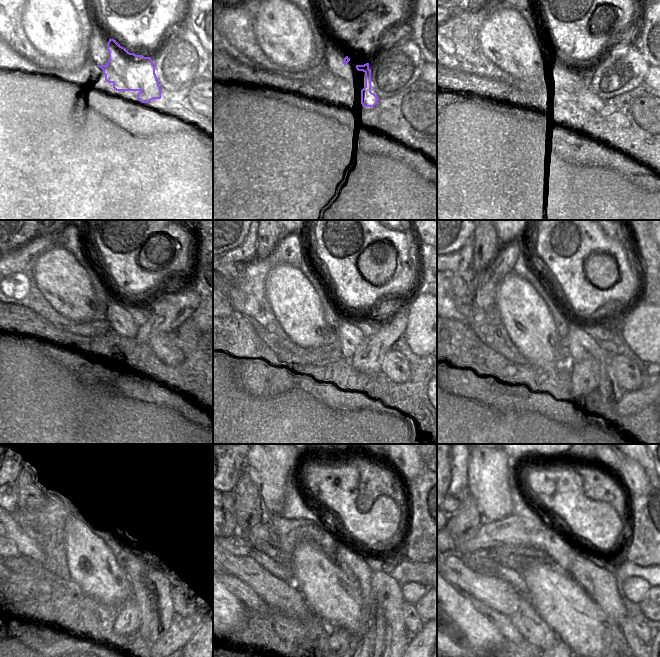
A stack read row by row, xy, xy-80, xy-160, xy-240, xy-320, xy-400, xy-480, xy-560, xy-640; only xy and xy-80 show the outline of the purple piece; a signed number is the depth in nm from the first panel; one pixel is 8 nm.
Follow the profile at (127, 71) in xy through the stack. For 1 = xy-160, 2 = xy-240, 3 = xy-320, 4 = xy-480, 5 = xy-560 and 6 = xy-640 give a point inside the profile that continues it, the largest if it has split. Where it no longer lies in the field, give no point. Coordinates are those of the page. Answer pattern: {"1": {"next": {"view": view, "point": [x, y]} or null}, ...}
{"1": {"next": {"view": "xy-160", "point": [587, 100]}}, "2": {"next": {"view": "xy-240", "point": [161, 344]}}, "3": {"next": {"view": "xy-320", "point": [395, 367]}}, "4": {"next": {"view": "xy-480", "point": [183, 606]}}, "5": {"next": {"view": "xy-560", "point": [413, 623]}}, "6": {"next": {"view": "xy-640", "point": [639, 622]}}}

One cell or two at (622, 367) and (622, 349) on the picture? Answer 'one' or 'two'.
two

